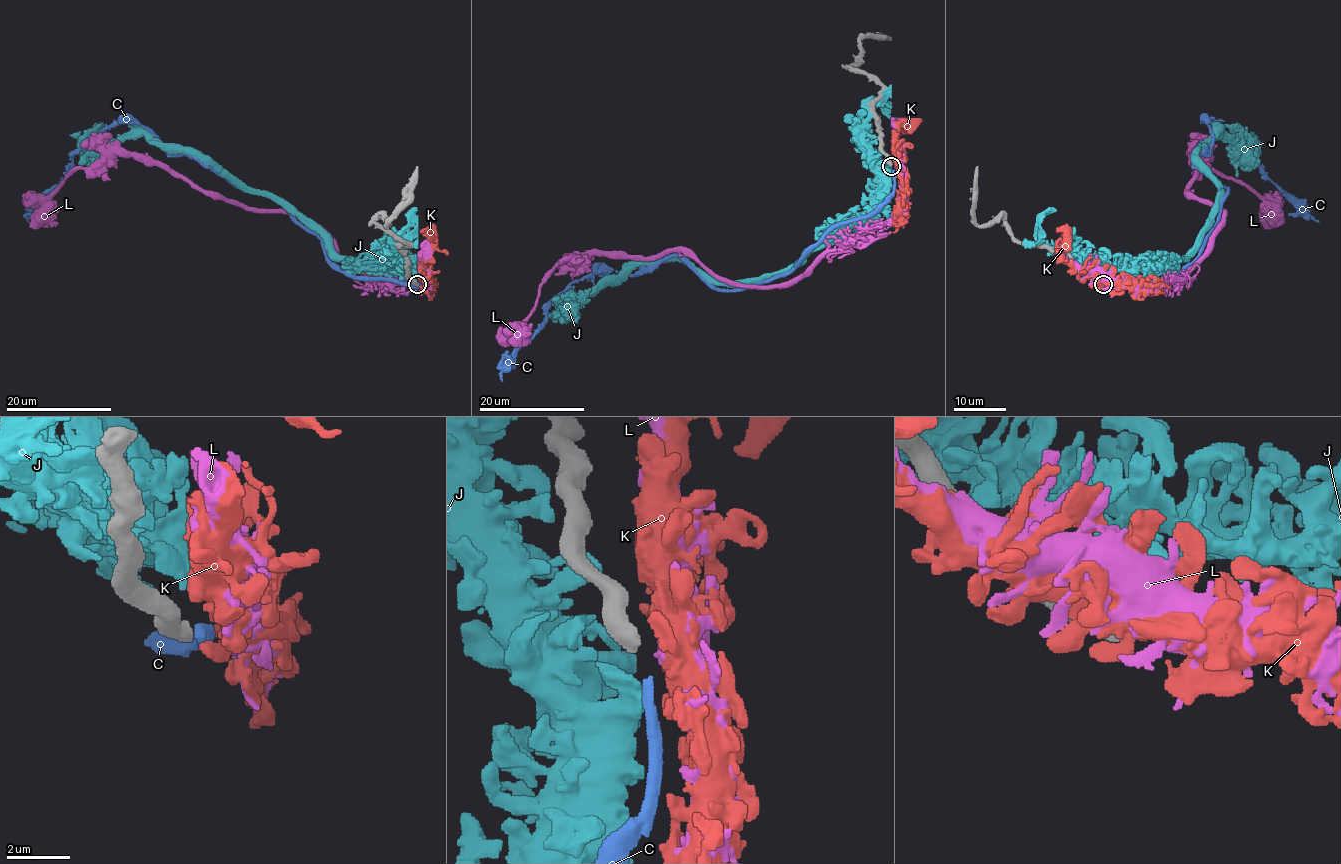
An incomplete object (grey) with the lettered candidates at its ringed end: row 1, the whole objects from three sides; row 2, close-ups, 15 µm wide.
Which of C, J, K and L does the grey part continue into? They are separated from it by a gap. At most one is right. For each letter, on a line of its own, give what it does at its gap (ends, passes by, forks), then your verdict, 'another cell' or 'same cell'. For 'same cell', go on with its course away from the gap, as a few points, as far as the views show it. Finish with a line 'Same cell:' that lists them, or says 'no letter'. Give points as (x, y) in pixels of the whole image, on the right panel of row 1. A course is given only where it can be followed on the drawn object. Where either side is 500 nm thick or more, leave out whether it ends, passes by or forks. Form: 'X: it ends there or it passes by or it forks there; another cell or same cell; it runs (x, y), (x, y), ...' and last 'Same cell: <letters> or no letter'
C: it ends there; same cell; it runs (1107, 285), (1140, 285), (1176, 277), (1198, 254), (1227, 194), (1193, 163), (1212, 142), (1209, 123), (1318, 221)
J: it ends there; another cell
K: another cell
L: it ends there; another cell
Same cell: C

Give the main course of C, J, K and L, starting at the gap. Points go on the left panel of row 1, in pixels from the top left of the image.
C: (419, 285), (348, 277), (281, 203), (169, 150), (140, 124), (102, 129), (77, 150), (71, 170), (29, 221)
J: (416, 277), (394, 266), (352, 265), (272, 199), (237, 187), (193, 154), (166, 152), (152, 137), (70, 134)
K: (422, 286), (432, 224)
L: (422, 282), (377, 283), (291, 213), (228, 203), (132, 157), (77, 167), (32, 228)

